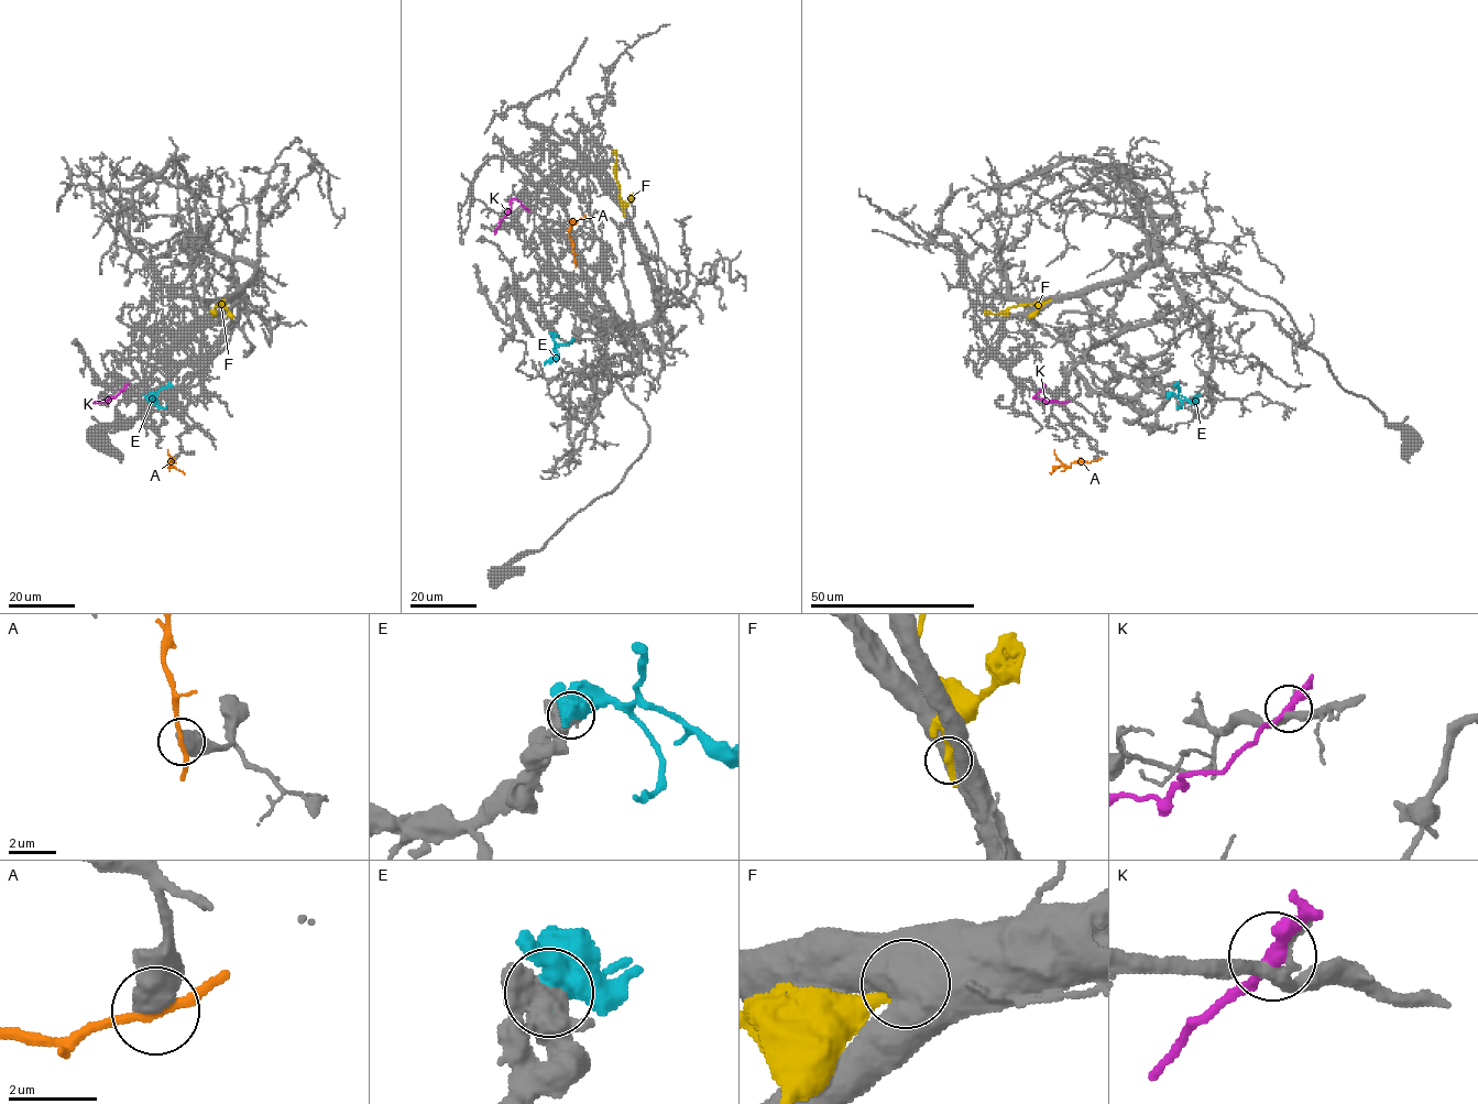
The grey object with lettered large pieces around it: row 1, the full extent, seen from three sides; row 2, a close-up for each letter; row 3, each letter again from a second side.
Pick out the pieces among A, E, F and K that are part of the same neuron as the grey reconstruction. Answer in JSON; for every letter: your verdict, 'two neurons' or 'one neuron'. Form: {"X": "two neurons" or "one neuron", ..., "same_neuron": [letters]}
{"A": "two neurons", "E": "one neuron", "F": "two neurons", "K": "two neurons", "same_neuron": ["E"]}

